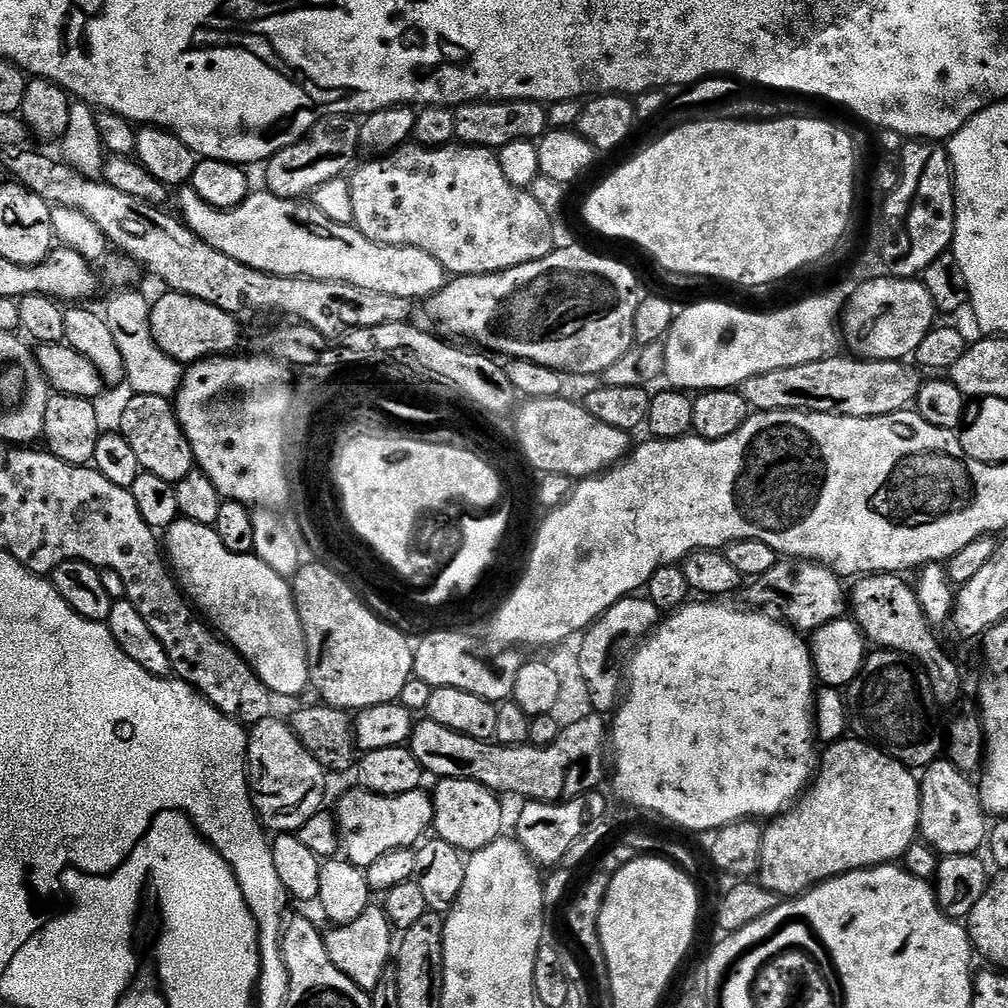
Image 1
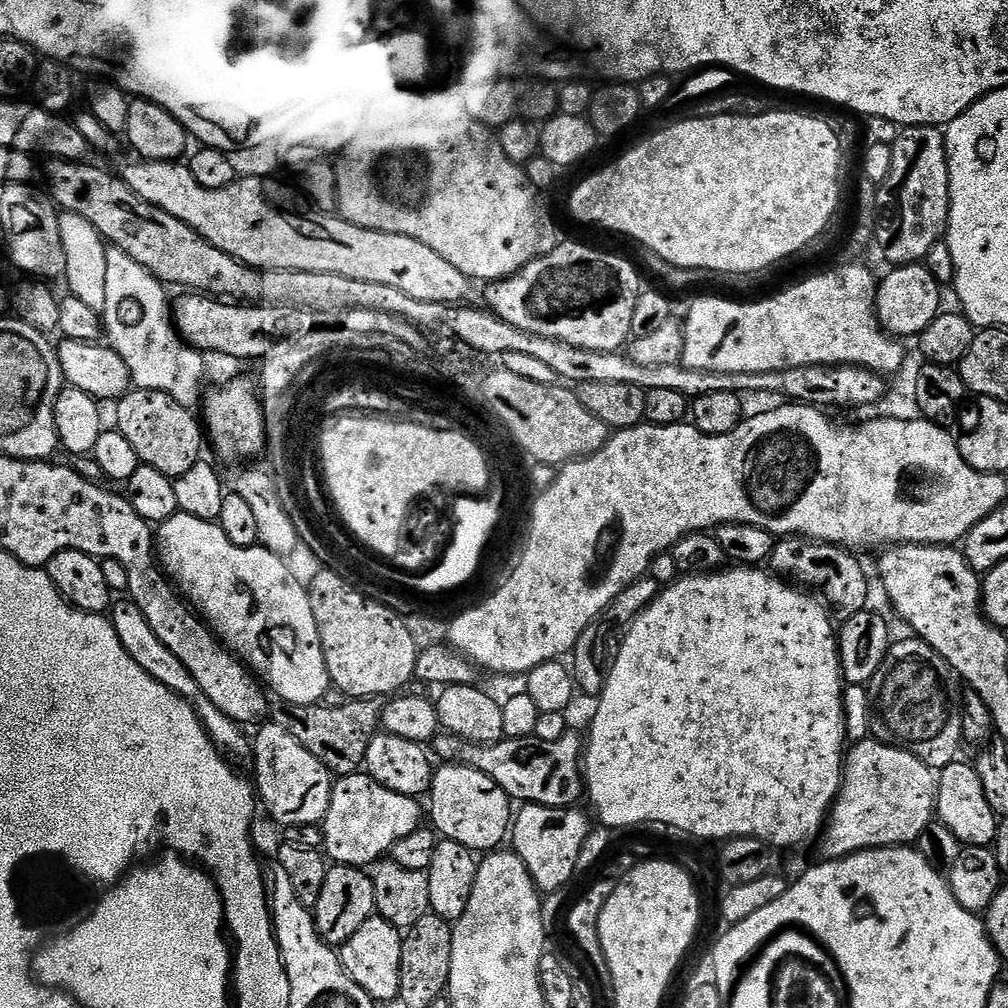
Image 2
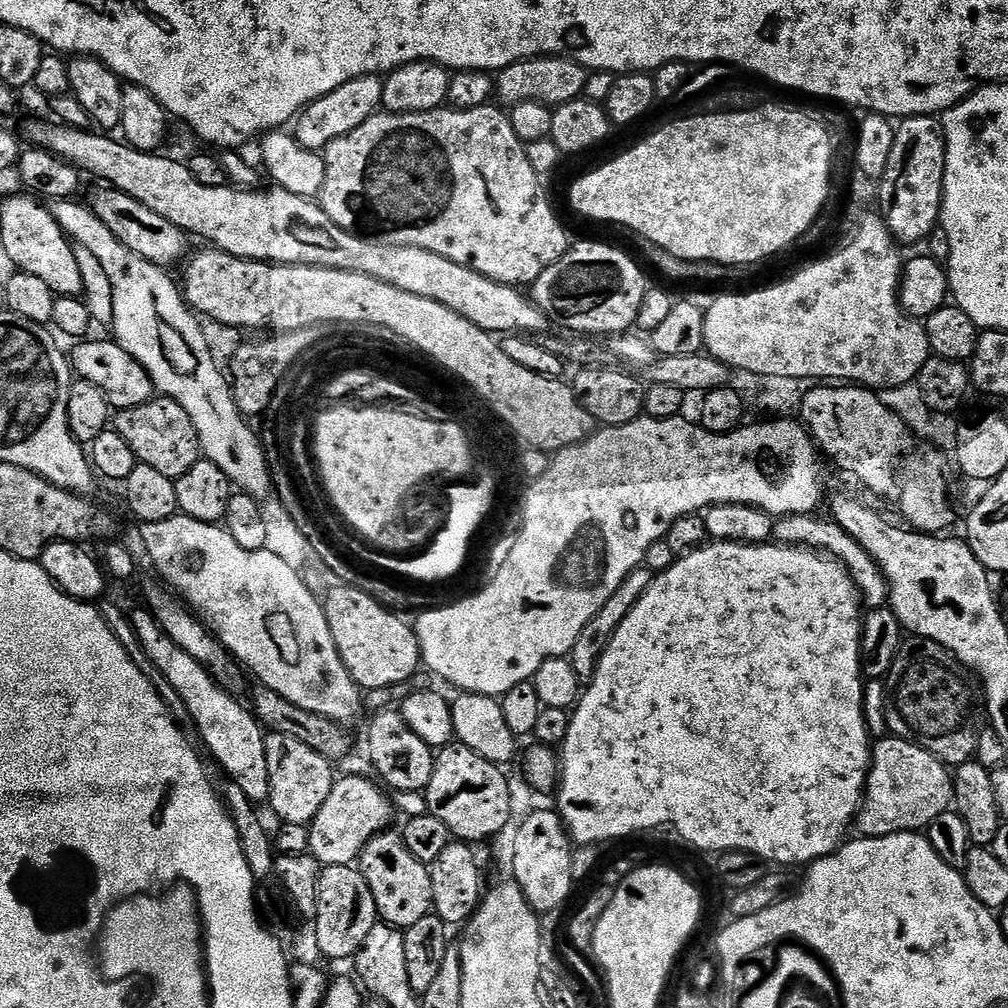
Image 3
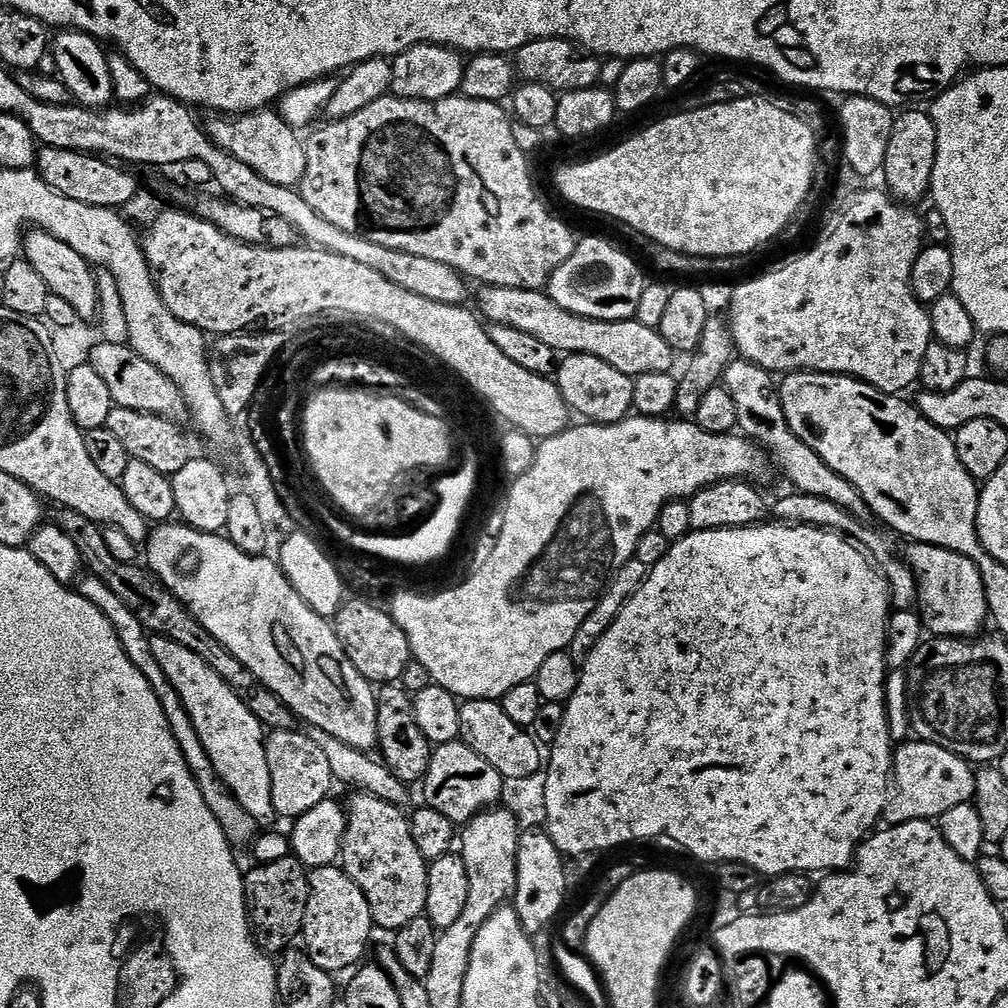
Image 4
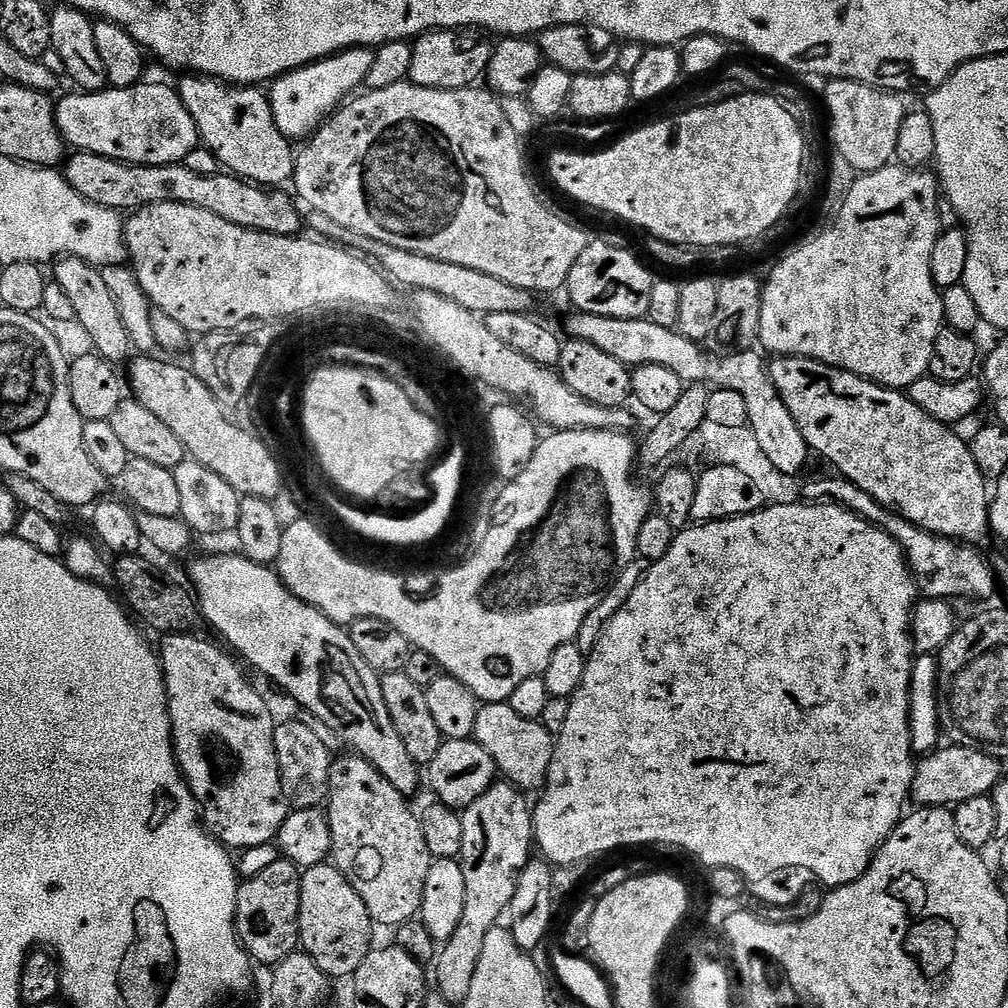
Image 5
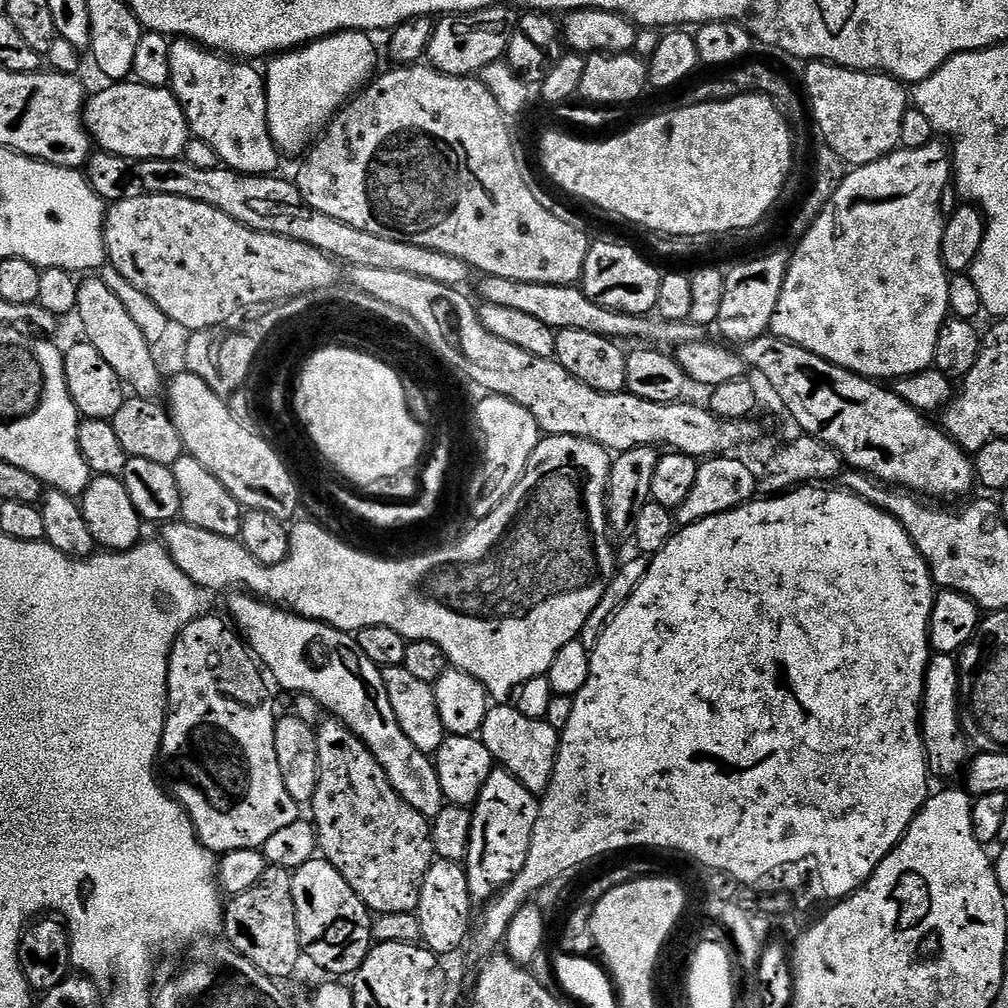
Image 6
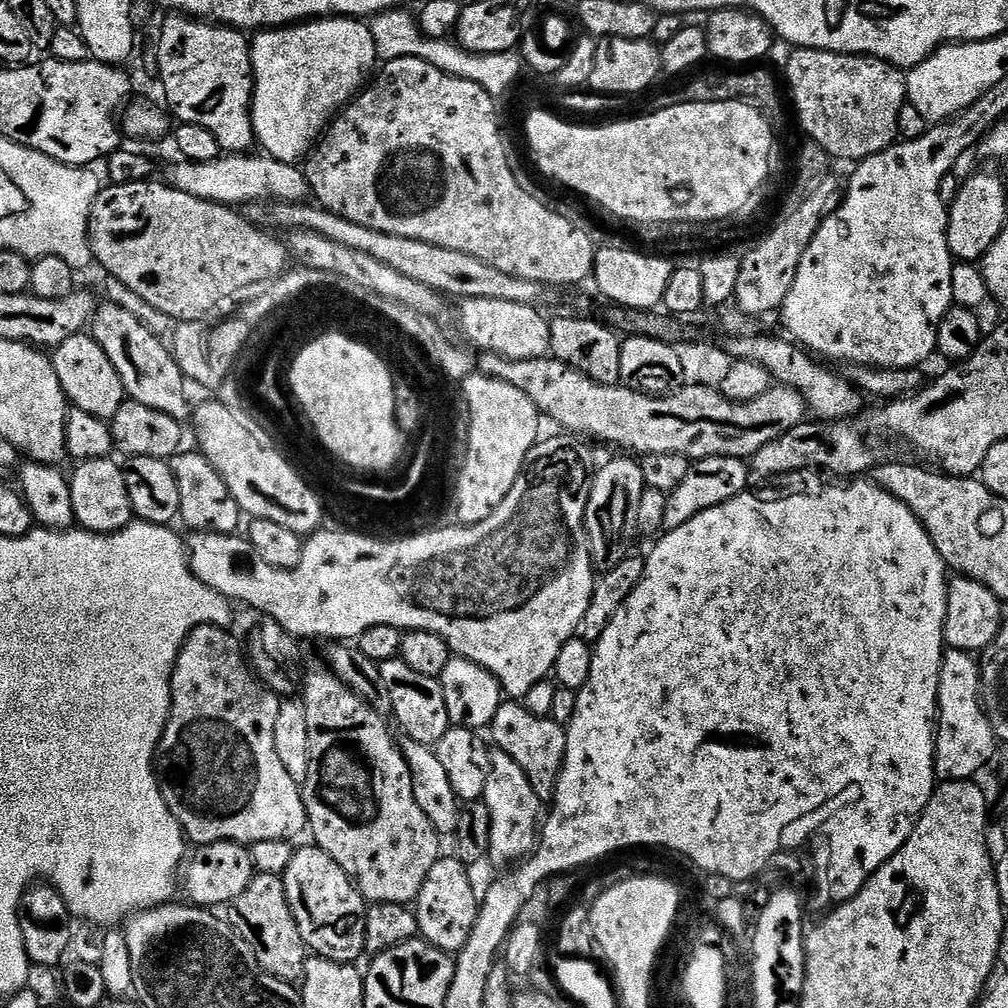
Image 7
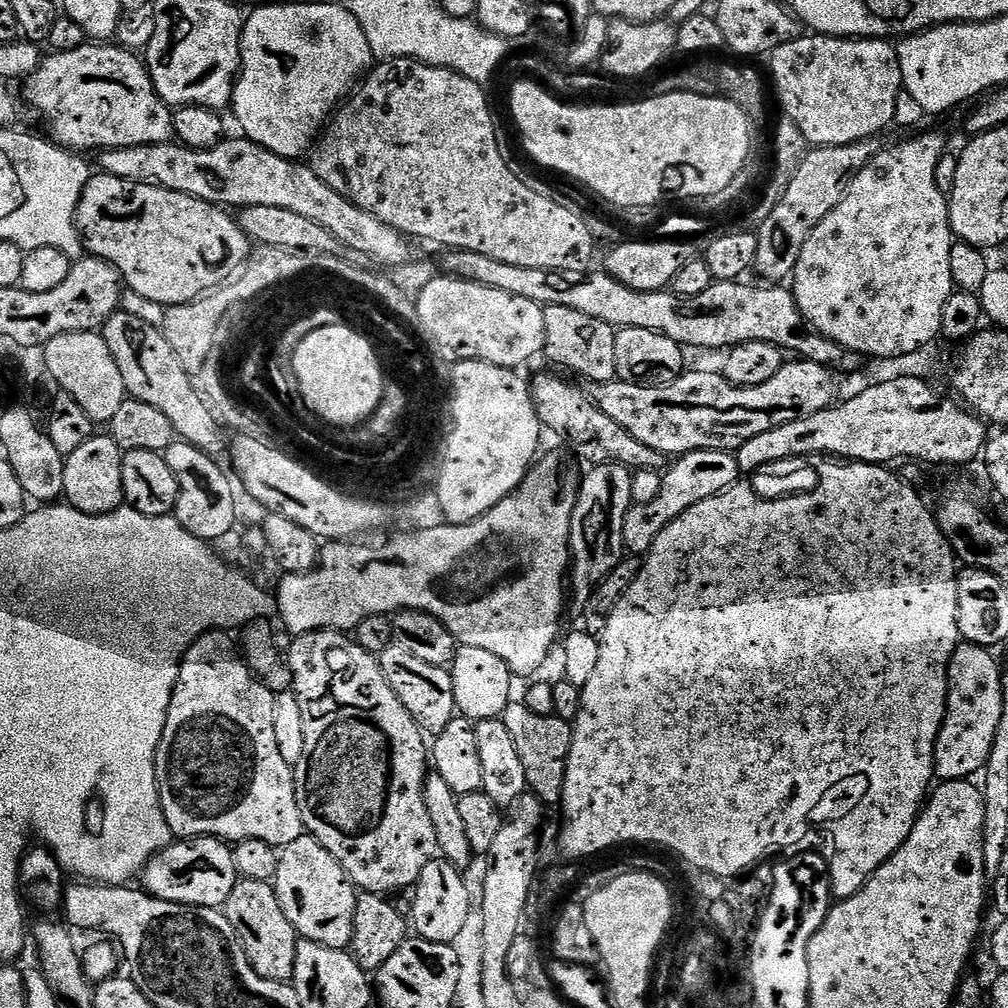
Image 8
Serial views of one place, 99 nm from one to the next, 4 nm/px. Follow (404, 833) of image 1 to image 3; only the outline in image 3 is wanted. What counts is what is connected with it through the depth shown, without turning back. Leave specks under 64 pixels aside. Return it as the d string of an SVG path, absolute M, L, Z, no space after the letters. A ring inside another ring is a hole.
M344 776L341 780L339 777L333 783L326 802L322 802L322 810L318 810L312 823L307 825L308 852L321 865L329 868L355 865L364 847L381 832L389 831L391 824L388 823L392 820L389 793L376 784L371 784L364 776Z

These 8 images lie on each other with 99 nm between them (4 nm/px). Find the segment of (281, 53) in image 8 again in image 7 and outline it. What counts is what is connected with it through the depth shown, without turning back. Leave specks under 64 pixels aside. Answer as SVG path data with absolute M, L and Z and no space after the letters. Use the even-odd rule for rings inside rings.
M325 16L260 30L250 43L256 144L287 164L303 161L315 149L337 113L369 83L378 64L371 27L351 16Z

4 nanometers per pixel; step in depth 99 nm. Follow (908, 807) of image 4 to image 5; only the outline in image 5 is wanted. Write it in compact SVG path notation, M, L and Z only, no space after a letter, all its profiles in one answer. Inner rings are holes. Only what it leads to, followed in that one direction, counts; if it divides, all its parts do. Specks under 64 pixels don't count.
M959 746L941 747L929 752L917 763L916 777L912 783L911 799L925 808L948 808L966 802L967 799L987 796L1002 779L1001 761L979 752L977 748Z

